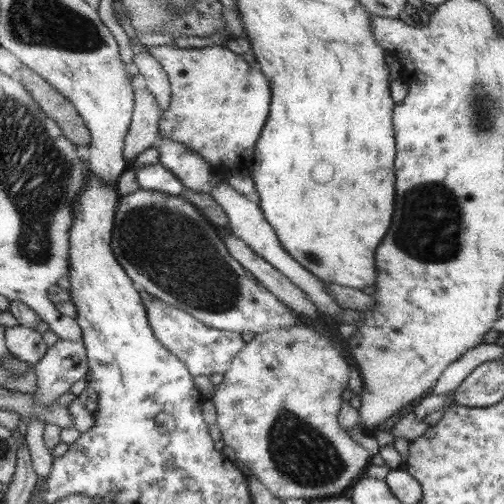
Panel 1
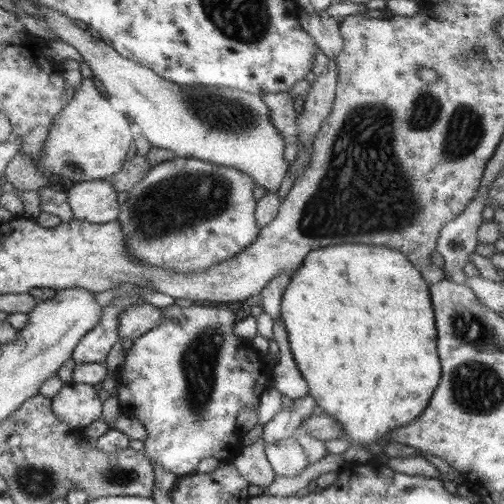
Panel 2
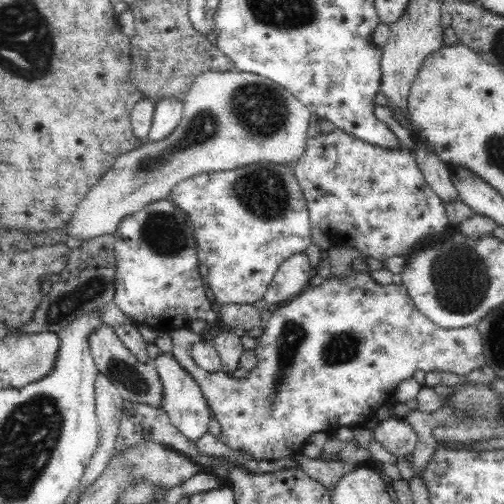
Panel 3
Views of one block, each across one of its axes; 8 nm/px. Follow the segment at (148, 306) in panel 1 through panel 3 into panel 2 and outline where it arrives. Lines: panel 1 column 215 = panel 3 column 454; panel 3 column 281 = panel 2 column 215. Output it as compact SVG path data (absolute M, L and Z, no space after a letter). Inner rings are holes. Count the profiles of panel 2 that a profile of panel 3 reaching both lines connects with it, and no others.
M175 304L163 308L163 314L165 314L165 320L155 326L153 330L145 332L141 338L133 340L133 346L129 350L125 350L125 362L121 366L121 392L117 392L117 400L119 400L119 408L121 408L121 416L133 416L137 418L143 426L145 426L145 432L147 432L147 438L143 440L143 456L151 462L153 470L155 468L161 468L161 470L167 470L171 472L175 478L183 478L183 476L189 476L193 472L197 472L197 464L201 458L217 458L219 462L231 462L233 458L237 458L241 454L241 430L237 428L237 414L243 406L247 404L259 404L259 398L261 394L269 388L269 382L271 382L271 366L265 364L263 356L257 354L251 346L243 346L239 344L237 336L231 334L231 326L235 324L235 308L233 306L205 306L205 304L195 304L191 308L179 308Z

